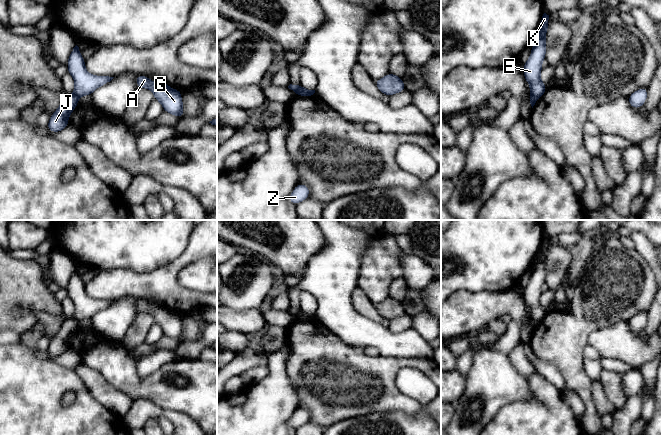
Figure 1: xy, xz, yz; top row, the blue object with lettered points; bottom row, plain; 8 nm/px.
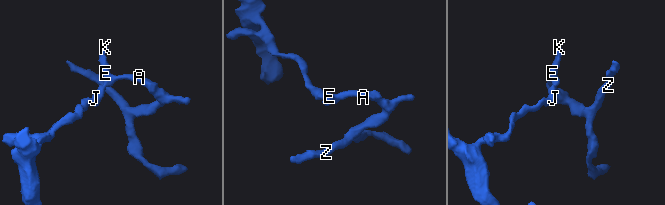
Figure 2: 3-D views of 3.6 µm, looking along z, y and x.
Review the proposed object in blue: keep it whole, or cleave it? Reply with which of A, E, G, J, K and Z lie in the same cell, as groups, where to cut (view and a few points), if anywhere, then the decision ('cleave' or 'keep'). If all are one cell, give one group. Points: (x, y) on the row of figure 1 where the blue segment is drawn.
groups A E G K Z / J; cut xz (301, 87), (296, 93); cleave

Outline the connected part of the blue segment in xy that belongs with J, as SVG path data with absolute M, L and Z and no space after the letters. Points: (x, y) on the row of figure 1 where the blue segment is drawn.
M66 95L58 109L50 117L48 129L51 132L59 132L68 126L68 118L78 104L78 97Z

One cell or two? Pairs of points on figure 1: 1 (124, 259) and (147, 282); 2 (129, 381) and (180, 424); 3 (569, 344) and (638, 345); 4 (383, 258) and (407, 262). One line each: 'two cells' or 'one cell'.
1: two cells
2: two cells
3: two cells
4: two cells

